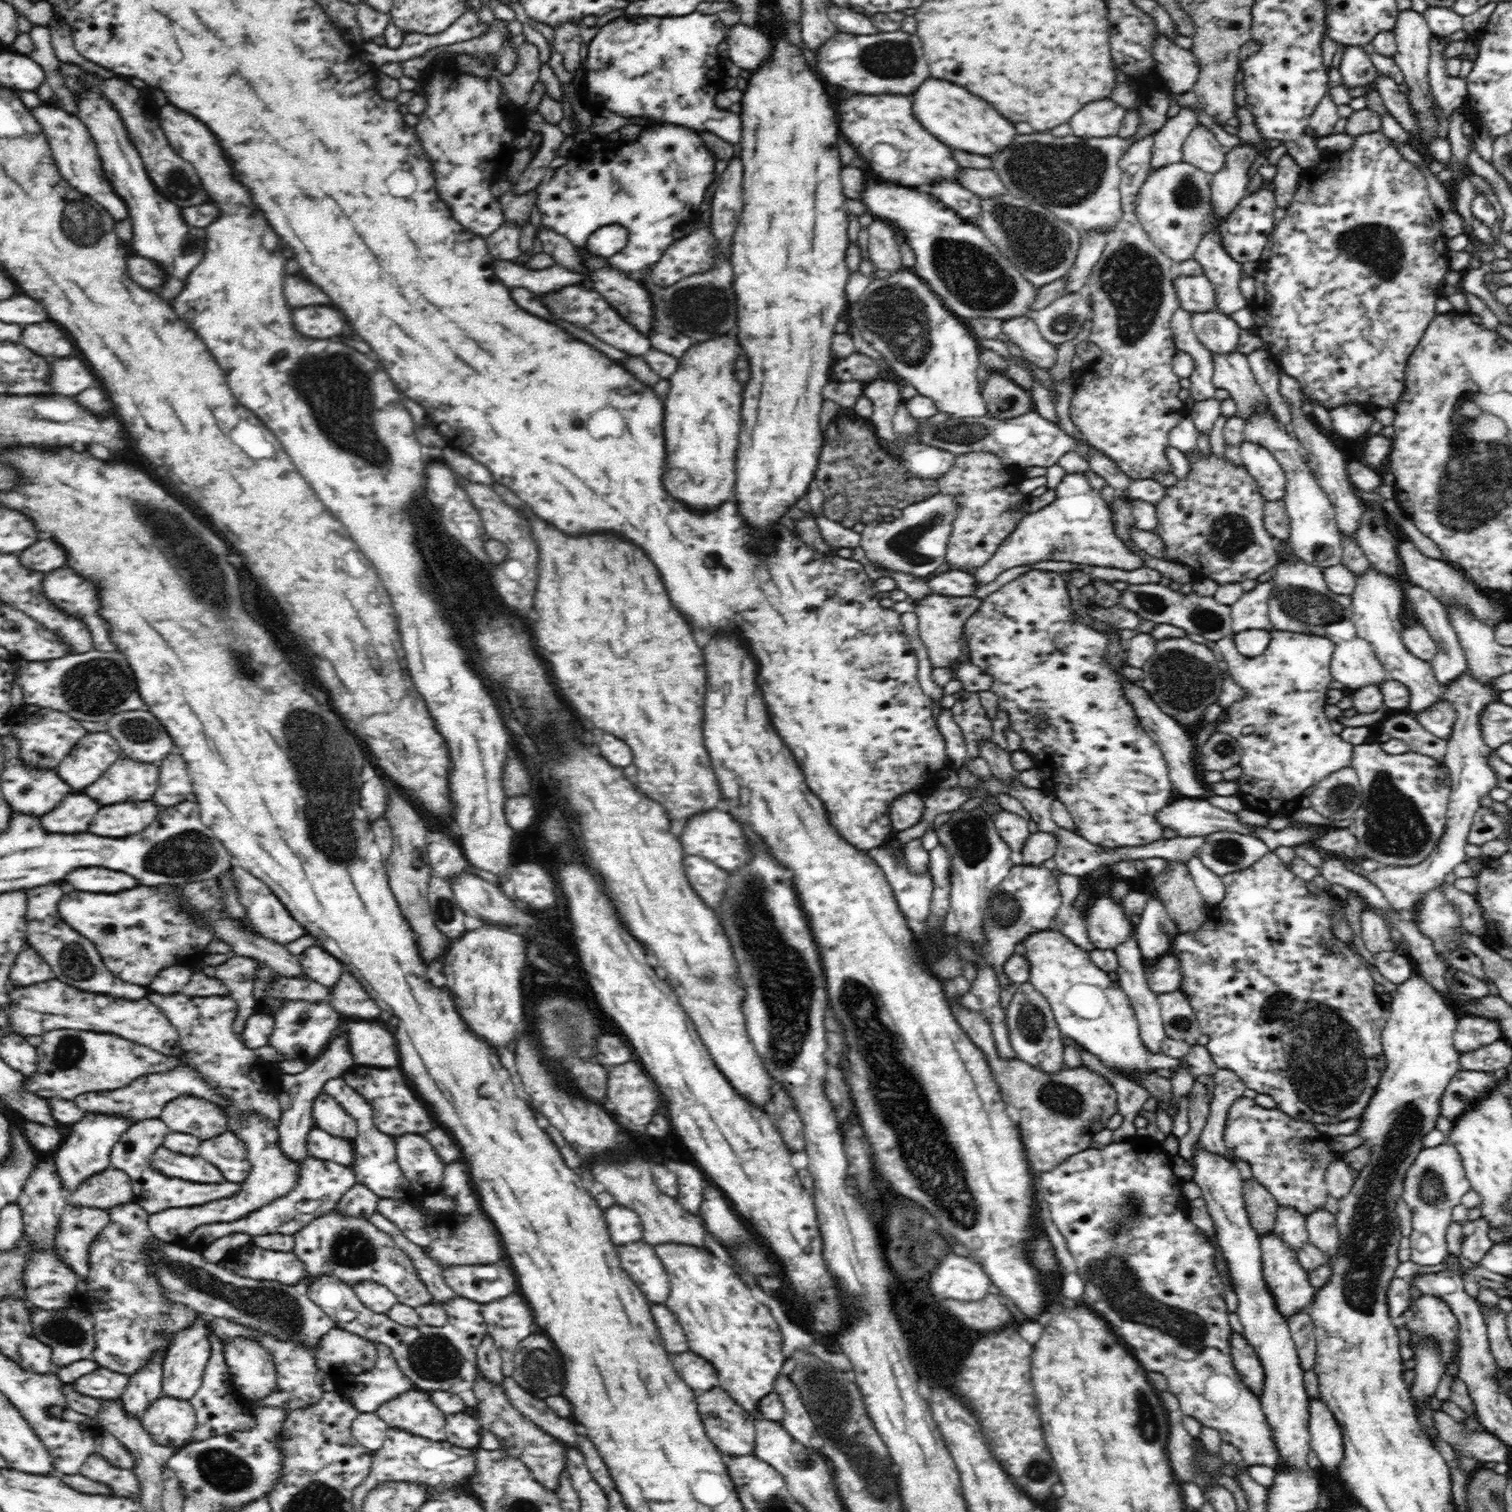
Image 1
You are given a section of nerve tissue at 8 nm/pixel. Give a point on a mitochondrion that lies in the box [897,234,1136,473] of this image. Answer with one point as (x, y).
(977, 279)

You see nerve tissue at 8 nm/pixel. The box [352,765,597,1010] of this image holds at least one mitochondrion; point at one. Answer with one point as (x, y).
(444, 910)

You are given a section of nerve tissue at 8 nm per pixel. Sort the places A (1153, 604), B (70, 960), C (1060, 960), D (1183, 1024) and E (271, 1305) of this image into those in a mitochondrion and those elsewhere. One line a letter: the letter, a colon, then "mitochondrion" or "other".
A: mitochondrion
B: mitochondrion
C: other
D: mitochondrion
E: mitochondrion

